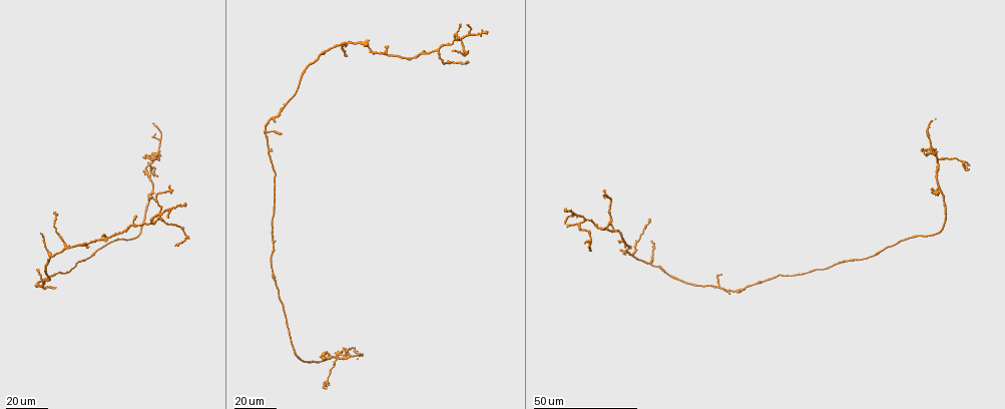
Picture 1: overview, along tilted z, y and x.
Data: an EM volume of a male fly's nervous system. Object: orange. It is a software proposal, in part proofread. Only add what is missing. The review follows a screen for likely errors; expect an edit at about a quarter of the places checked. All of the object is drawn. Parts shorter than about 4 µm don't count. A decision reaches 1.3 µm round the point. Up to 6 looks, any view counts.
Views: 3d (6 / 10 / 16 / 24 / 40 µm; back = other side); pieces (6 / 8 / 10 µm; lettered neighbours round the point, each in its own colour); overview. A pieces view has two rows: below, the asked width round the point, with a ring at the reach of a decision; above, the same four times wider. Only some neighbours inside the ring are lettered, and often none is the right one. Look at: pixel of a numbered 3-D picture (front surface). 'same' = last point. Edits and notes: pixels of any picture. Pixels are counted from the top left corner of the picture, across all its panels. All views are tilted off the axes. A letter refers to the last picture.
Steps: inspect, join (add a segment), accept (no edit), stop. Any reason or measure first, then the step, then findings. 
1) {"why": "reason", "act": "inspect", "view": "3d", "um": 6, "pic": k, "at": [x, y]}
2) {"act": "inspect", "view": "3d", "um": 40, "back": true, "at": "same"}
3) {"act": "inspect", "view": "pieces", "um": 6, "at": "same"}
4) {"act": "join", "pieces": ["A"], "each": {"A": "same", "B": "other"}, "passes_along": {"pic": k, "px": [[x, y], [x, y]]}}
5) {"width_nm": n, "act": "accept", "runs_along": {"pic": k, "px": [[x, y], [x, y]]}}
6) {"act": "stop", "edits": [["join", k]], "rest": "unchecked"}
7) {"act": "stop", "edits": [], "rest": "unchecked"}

{"act": "inspect", "view": "3d", "um": 40, "pic": 1, "at": [152, 124]}

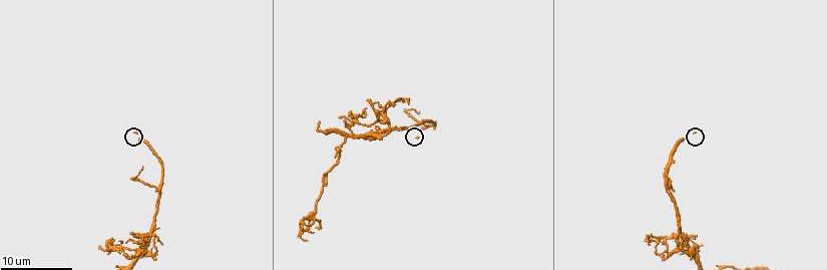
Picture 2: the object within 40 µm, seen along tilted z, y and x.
{"act": "inspect", "view": "pieces", "um": 10, "pic": 2, "at": [695, 133]}

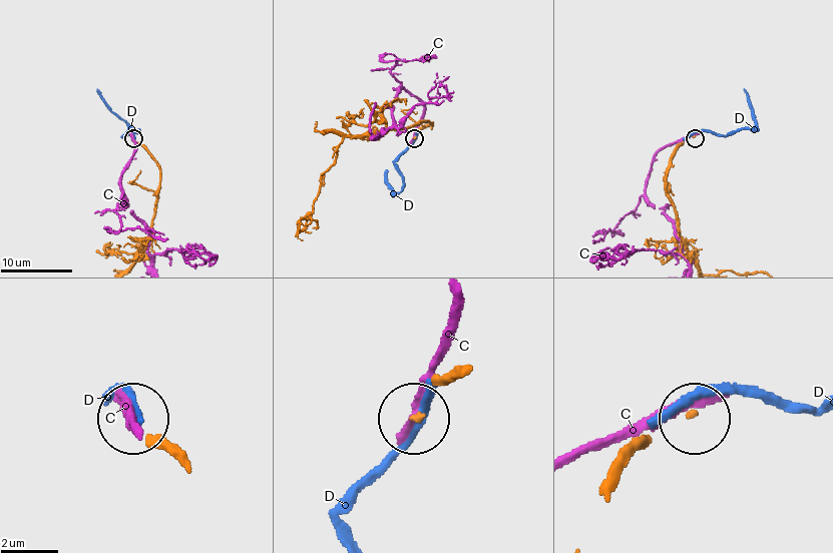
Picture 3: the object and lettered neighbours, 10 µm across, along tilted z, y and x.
{"act": "accept", "each": {"C": "other", "D": "other"}, "runs_along": {"pic": 3, "px": [[687, 242], [669, 195], [668, 168], [678, 146], [693, 137]]}, "found": "none of them fits"}

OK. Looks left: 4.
{"why": "free end", "act": "inspect", "view": "3d", "um": 40, "pic": 1, "at": [387, 46]}

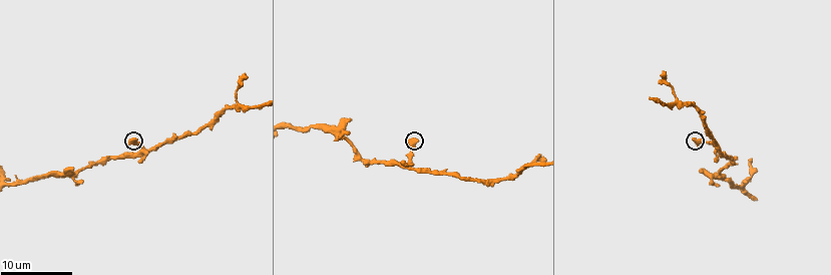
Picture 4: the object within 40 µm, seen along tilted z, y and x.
{"why": "what lies round it", "act": "inspect", "view": "pieces", "um": 6, "pic": 4, "at": [136, 138]}

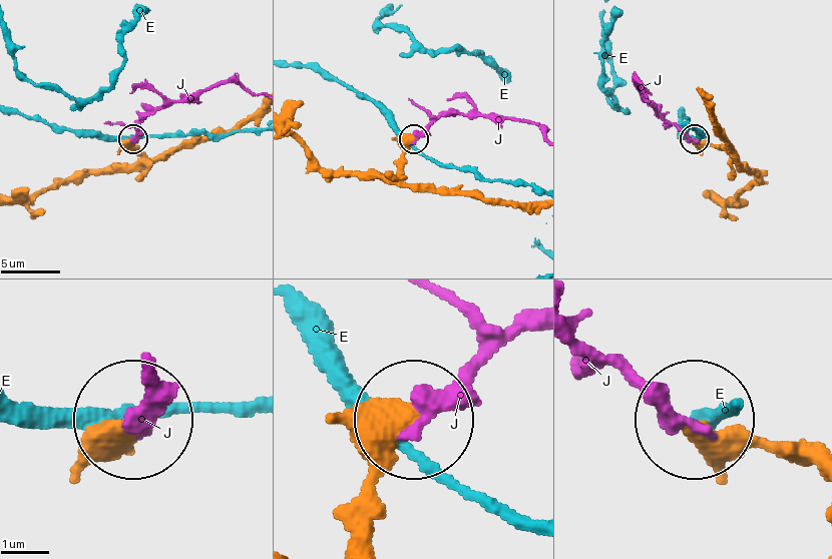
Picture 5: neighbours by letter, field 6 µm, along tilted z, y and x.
{"act": "accept", "each": {"E": "other", "J": "other"}, "found": "none of them fits"}

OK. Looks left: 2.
{"act": "inspect", "view": "3d", "um": 40, "pic": 1, "at": [171, 190]}

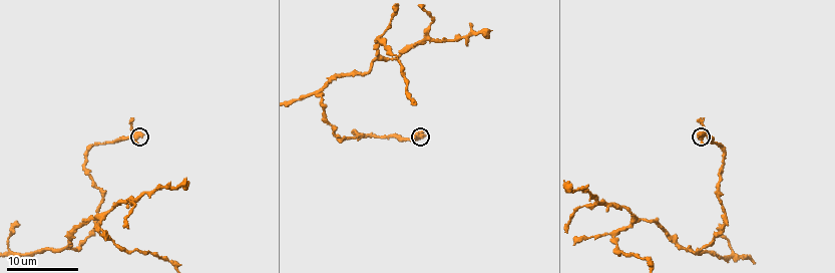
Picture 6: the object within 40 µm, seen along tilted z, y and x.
{"why": "see the neighbours", "act": "inspect", "view": "pieces", "um": 6, "pic": 6, "at": [424, 137]}

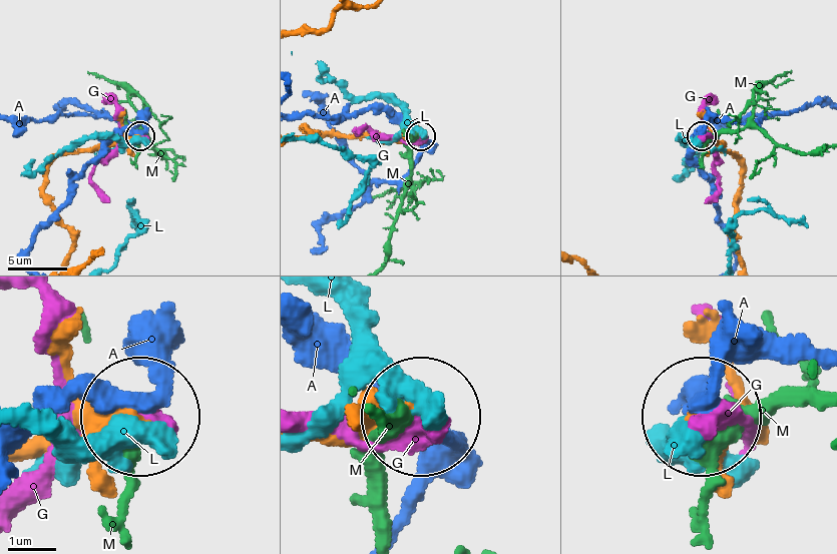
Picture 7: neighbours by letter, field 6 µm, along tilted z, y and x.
{"act": "accept", "each": {"A": "other", "G": "other", "L": "other", "M": "other"}, "runs_along": {"pic": 7, "px": [[73, 241], [45, 188], [49, 164], [139, 136]]}, "found": "no lettered segment goes on from it"}

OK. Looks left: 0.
{"act": "stop", "edits": [], "rest": "unchecked"}

